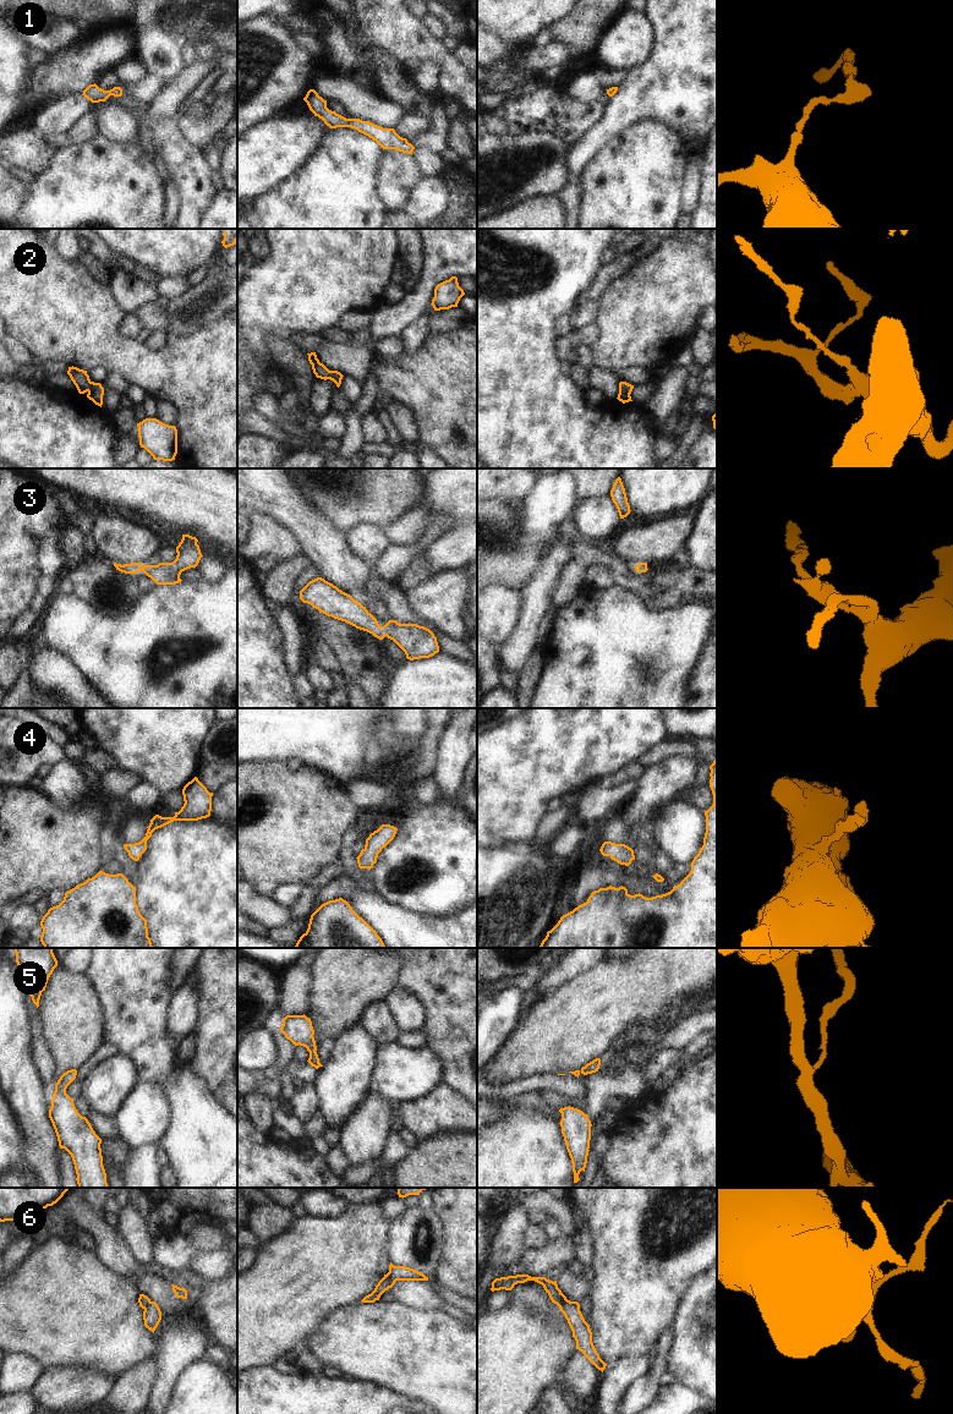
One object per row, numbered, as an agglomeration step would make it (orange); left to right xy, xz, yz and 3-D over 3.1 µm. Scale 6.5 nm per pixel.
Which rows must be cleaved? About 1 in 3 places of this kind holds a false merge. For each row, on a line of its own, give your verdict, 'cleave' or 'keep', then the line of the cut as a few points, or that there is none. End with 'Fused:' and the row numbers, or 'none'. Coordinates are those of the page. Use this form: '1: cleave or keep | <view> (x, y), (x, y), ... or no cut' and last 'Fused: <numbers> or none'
1: keep | no cut
2: keep | no cut
3: keep | no cut
4: keep | no cut
5: keep | no cut
6: cleave | xz (388, 1272), (389, 1287)
Fused: 6

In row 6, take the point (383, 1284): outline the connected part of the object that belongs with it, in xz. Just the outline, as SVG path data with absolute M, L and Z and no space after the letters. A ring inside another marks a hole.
M389 1273L384 1275L384 1277L378 1282L374 1290L366 1295L361 1301L362 1303L374 1303L379 1300L380 1295L389 1289Z

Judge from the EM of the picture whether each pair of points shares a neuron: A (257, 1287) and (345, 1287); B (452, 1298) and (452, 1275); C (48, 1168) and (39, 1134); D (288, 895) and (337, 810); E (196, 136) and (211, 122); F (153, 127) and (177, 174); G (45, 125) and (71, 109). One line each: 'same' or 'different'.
A: same
B: different
C: same
D: different
E: same
F: same
G: same

